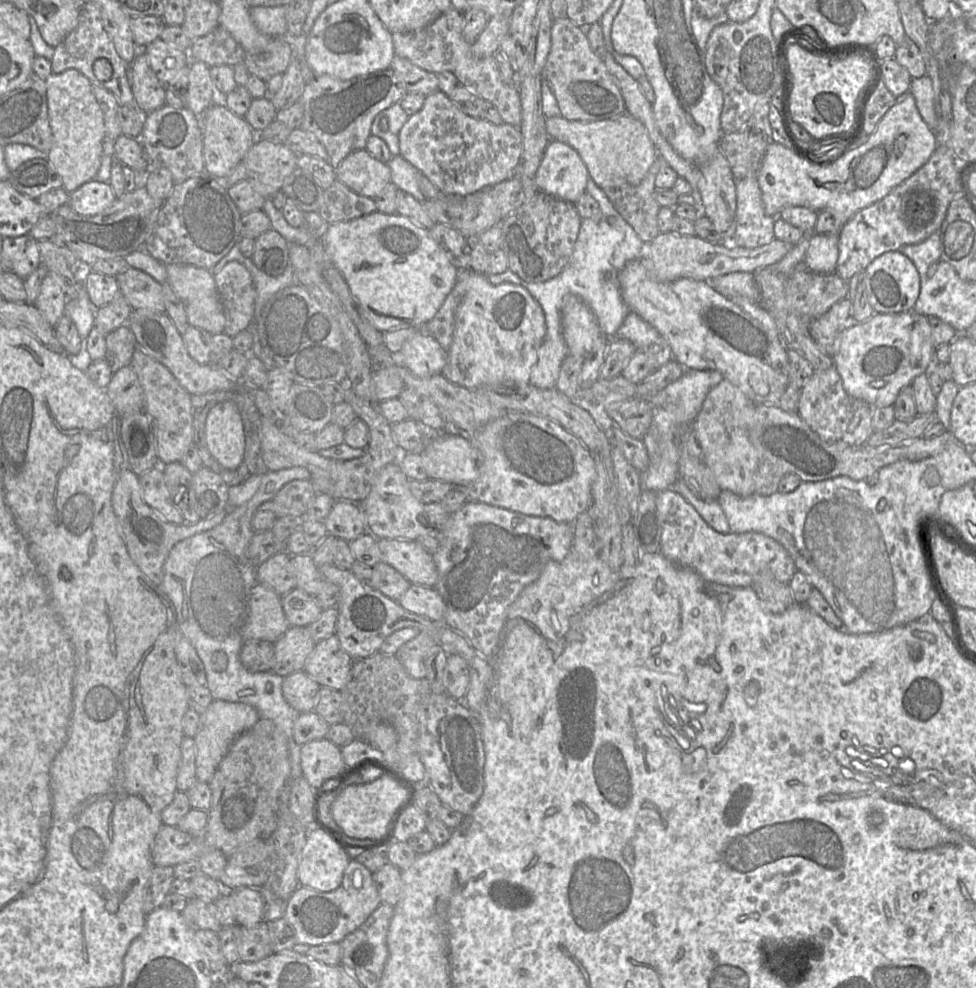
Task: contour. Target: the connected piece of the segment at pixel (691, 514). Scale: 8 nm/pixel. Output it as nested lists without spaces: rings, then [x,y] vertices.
[[[648,490],[657,493],[657,512],[662,520],[659,553],[677,565],[690,568],[703,579],[729,587],[749,588],[762,573],[772,574],[788,583],[797,571],[785,547],[762,533],[720,533],[710,527],[680,493],[672,490]]]

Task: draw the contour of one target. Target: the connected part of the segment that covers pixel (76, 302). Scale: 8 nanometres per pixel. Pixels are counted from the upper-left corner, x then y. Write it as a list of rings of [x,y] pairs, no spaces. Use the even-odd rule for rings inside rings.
[[[83,283],[79,286],[76,297],[67,299],[65,315],[74,323],[82,340],[87,339],[94,327],[96,310]]]

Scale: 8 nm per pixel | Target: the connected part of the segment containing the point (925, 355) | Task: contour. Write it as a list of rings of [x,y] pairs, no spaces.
[[[913,311],[874,314],[869,320],[844,329],[835,340],[833,353],[830,356],[847,393],[871,406],[893,405],[898,394],[909,386],[915,377],[925,374],[935,362],[936,348],[940,345],[948,345],[932,343],[929,317]]]

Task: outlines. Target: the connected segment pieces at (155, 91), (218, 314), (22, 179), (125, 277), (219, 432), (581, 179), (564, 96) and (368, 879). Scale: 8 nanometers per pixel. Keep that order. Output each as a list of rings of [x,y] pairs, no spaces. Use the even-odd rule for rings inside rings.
[[[143,48],[130,64],[129,81],[135,107],[139,110],[149,113],[165,105],[166,85],[159,81],[150,67]]]
[[[168,264],[166,281],[183,302],[190,326],[203,329],[211,334],[224,332],[226,318],[217,290],[214,274],[207,269],[184,264]]]
[[[43,158],[24,162],[12,171],[8,181],[20,193],[31,199],[56,188],[62,188],[62,178],[48,160]]]
[[[127,268],[115,276],[120,295],[125,298],[133,311],[165,312],[163,284],[157,282],[149,274]]]
[[[224,401],[210,409],[205,422],[206,446],[223,467],[236,470],[244,461],[244,421],[235,403]]]
[[[550,140],[536,174],[539,190],[575,203],[587,192],[588,169],[578,152],[570,145]]]
[[[566,17],[555,18],[551,28],[551,48],[542,68],[561,117],[573,121],[599,121],[626,113],[625,101],[605,61],[590,46],[580,26]]]
[[[351,860],[337,889],[319,892],[299,886],[286,901],[283,918],[292,928],[296,948],[340,943],[358,929],[381,903],[373,873],[358,861]]]

